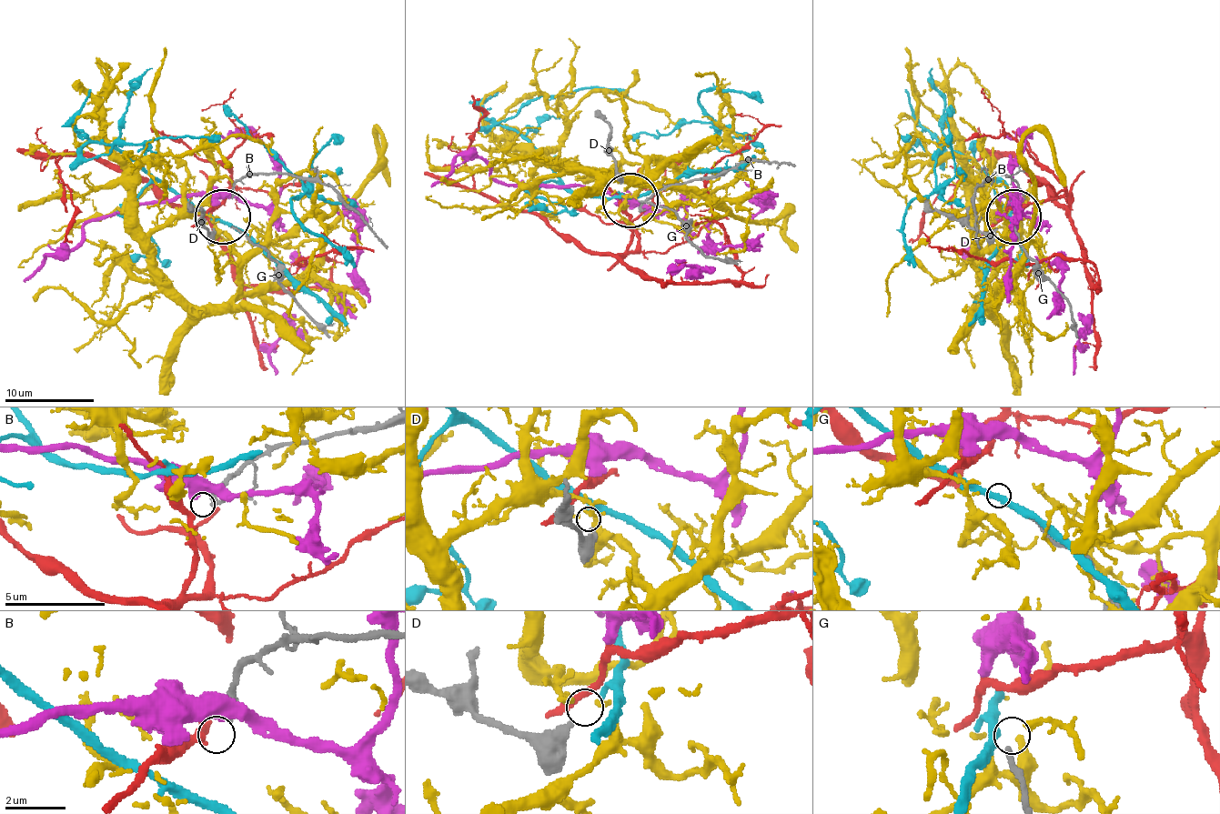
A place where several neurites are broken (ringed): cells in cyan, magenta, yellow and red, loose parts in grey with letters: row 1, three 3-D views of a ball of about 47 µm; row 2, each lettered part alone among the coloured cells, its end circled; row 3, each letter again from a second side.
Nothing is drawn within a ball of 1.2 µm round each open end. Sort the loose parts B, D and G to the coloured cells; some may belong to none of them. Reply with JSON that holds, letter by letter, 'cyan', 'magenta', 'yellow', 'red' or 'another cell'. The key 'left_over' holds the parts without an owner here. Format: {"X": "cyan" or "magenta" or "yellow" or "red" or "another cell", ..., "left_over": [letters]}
{"B": "red", "D": "cyan", "G": "another cell", "left_over": ["G"]}

